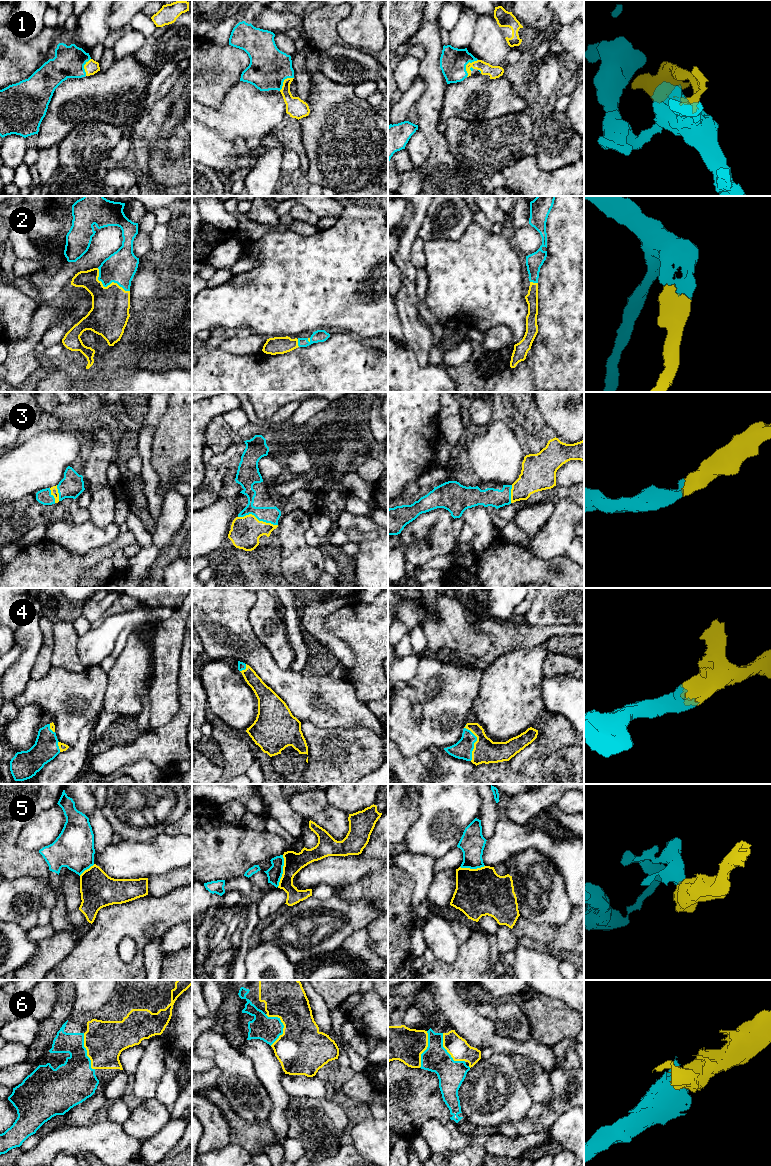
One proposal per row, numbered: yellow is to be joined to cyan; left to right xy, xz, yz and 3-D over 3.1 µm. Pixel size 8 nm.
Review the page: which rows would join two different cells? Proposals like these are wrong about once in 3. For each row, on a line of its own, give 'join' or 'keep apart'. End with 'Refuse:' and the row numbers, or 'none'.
1: join
2: join
3: join
4: join
5: keep apart
6: join
Refuse: 5

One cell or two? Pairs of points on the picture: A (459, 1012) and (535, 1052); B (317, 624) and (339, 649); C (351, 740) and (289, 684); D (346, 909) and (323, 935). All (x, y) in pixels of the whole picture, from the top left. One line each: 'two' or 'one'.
A: one
B: one
C: two
D: one

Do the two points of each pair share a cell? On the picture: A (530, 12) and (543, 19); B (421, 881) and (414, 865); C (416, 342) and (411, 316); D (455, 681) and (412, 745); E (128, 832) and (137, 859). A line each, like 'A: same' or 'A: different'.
A: same
B: same
C: same
D: same
E: different

